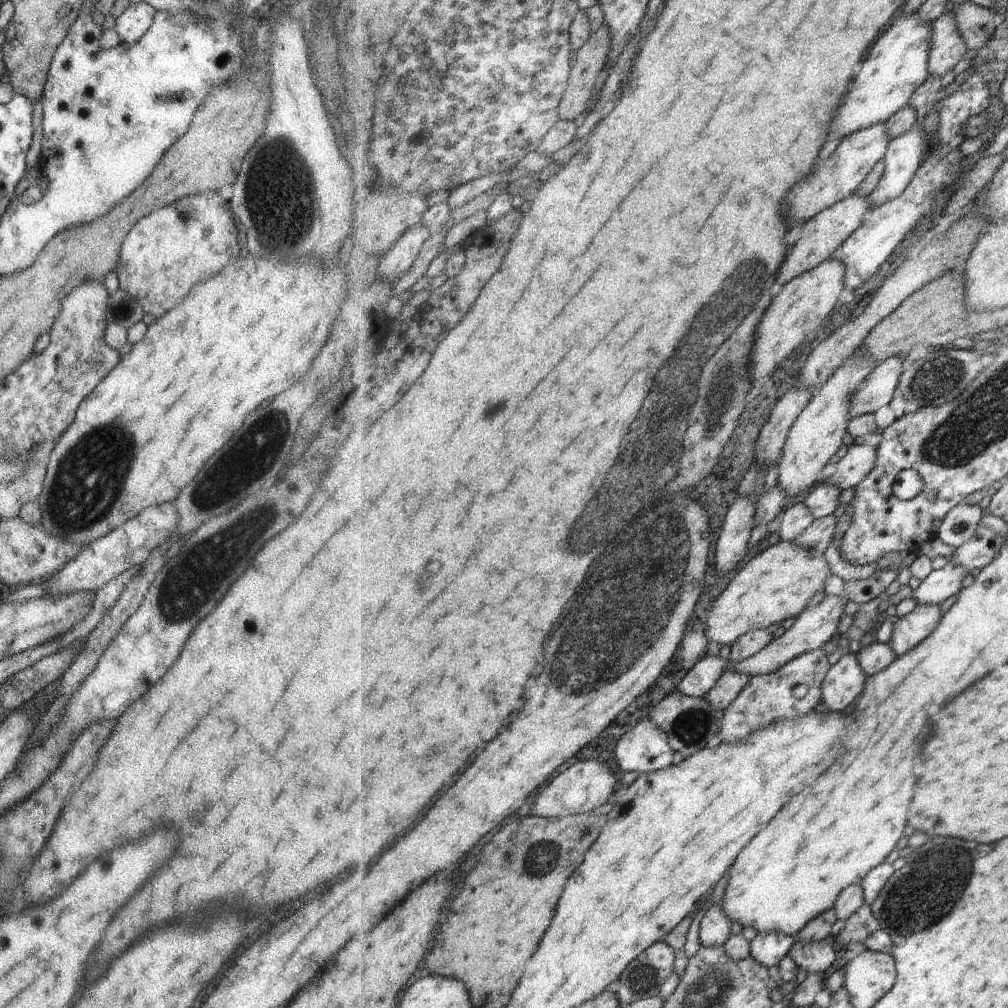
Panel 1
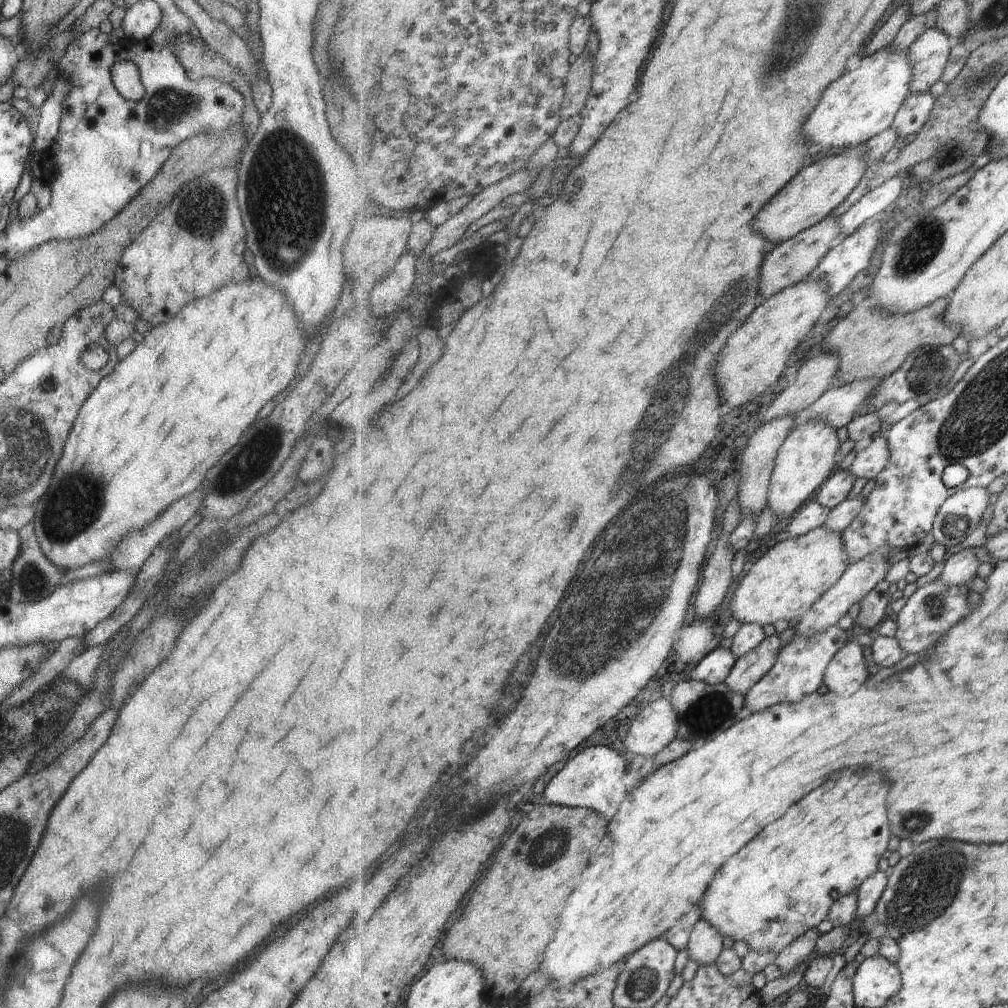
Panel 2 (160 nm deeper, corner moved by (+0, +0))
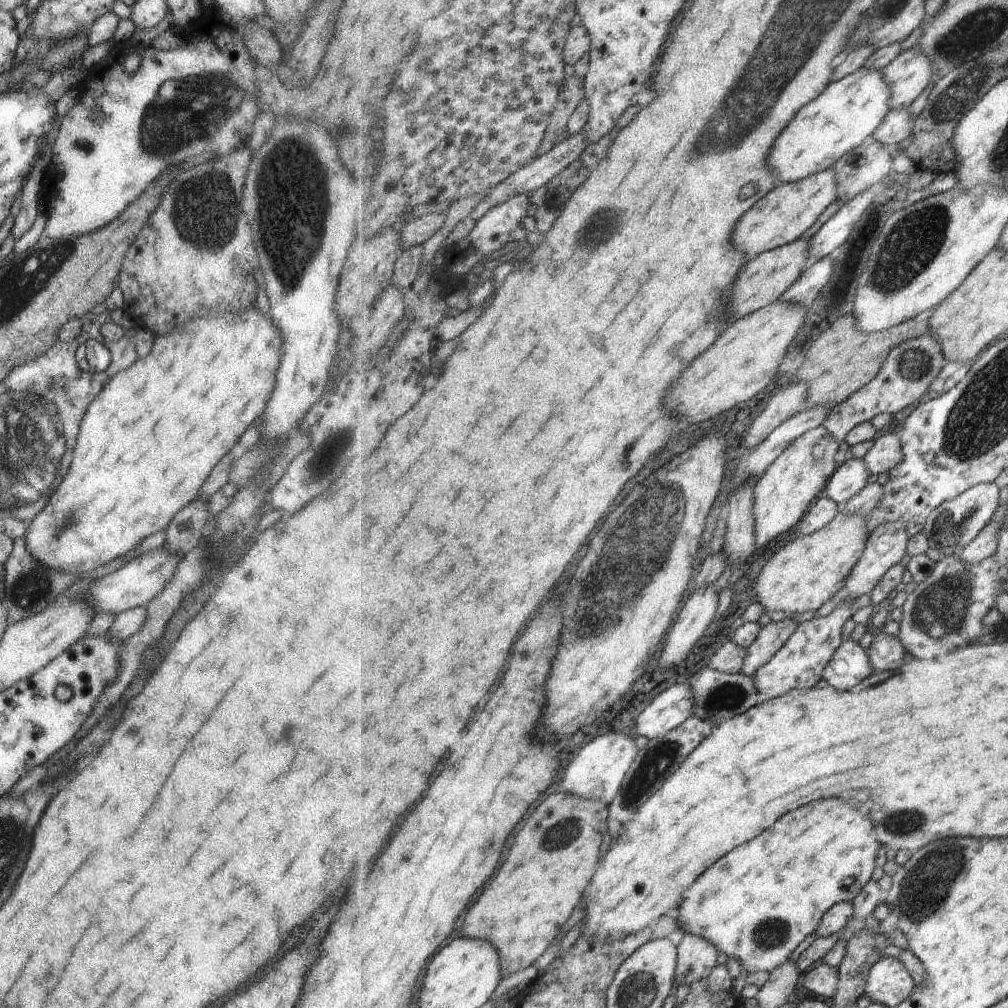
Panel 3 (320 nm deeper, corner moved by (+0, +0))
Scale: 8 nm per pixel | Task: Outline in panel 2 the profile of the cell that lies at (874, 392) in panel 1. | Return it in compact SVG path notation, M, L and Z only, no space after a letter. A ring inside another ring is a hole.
M883 379L858 380L845 386L837 386L823 393L817 402L809 408L798 412L794 418L793 429L802 427L811 421L826 421L832 427L847 426L859 416L859 407L868 403L872 398L874 388Z

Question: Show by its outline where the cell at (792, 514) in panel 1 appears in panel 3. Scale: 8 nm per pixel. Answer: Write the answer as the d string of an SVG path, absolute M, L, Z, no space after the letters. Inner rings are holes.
M822 493L810 504L797 530L800 535L811 536L825 528L841 512L843 512L843 506Z

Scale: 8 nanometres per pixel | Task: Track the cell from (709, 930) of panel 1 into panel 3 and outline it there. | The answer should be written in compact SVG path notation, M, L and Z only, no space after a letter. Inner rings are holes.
M687 933L677 944L677 968L675 984L687 984L705 980L717 967L718 948L706 938Z

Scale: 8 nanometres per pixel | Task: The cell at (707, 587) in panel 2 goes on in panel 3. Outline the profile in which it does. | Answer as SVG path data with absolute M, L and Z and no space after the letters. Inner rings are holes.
M714 583L708 587L701 587L698 592L696 591L688 597L687 601L682 602L676 616L678 619L673 621L671 628L668 630L661 648L662 651L658 656L661 668L665 668L665 670L675 668L675 666L679 666L689 656L693 646L701 640L701 636L705 634L705 631L713 622L717 608L719 608L719 593L717 593L717 584Z

